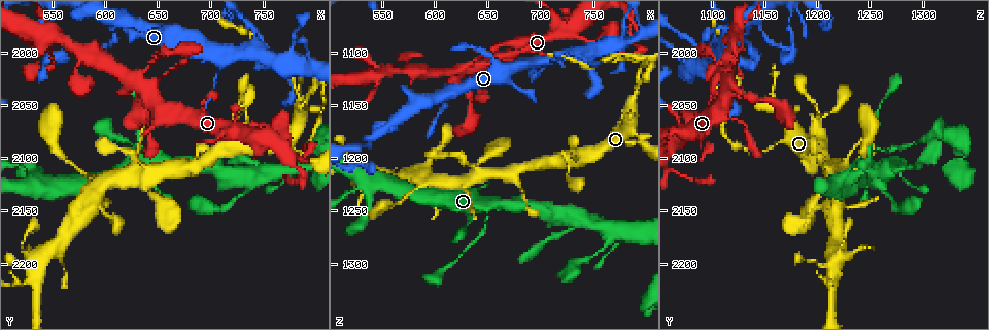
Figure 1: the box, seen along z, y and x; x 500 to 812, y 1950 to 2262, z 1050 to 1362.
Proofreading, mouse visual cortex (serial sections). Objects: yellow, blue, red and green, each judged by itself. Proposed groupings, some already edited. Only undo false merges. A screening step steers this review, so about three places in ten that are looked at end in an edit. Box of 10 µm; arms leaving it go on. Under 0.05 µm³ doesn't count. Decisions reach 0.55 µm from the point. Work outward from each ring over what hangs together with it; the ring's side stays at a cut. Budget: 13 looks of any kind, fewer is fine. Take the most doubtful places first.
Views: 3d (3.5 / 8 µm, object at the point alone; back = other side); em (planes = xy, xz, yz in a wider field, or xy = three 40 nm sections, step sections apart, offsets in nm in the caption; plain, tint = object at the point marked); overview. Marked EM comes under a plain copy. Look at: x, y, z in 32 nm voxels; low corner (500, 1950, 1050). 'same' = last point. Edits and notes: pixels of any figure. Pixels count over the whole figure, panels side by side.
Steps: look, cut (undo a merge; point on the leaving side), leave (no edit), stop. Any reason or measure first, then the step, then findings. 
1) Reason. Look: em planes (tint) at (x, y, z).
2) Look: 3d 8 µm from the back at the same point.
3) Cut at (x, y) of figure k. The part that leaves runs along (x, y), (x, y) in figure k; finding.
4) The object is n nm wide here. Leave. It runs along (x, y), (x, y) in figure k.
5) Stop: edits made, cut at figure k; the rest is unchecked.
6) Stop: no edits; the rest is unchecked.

Narrows sharply. Look: 3d 3.5 µm at (648, 2090, 1256).

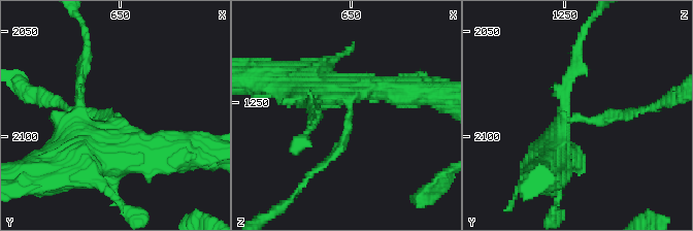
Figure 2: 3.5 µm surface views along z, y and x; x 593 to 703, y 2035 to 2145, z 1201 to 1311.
Look: em planes (tint) at (648, 2091, 1256).

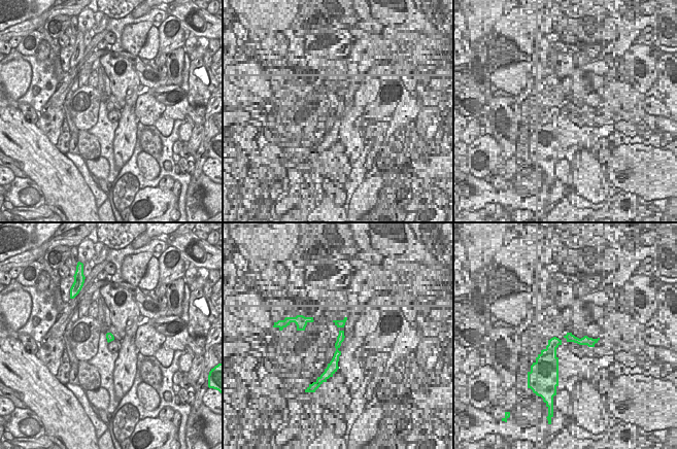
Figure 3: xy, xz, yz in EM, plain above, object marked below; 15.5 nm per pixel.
Cut it another way. Look: em xy step 5 (tint) at the same point.

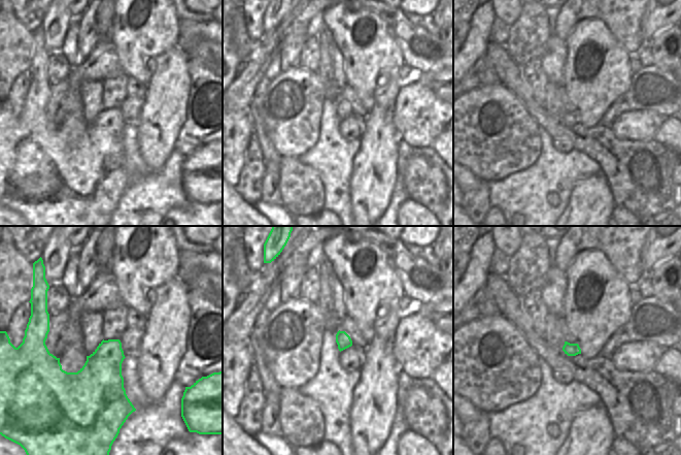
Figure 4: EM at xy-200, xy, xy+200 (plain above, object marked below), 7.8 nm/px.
The object is 120 nm wide here. Leave. It runs along (550, 160), (563, 122), (631, 112) in figure 2; one cell here.

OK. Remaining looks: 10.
Sudden change in width. Look: 3d 3.5 µm at (792, 2040, 1130).

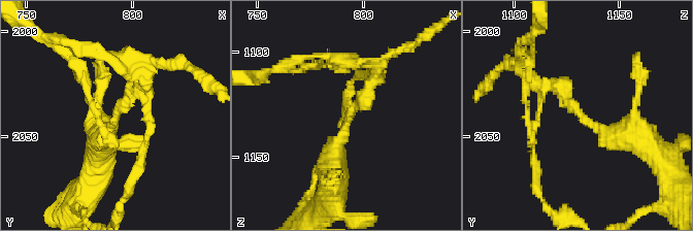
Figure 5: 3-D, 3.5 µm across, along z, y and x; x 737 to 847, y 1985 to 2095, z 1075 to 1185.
The arms are 200, 400 nm wide. Cut at (565, 84) of figure 5. The part that leaves runs along (581, 113), (523, 66) in figure 5; two cells meet here.

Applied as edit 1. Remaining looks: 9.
See it whole again. Look: overview.

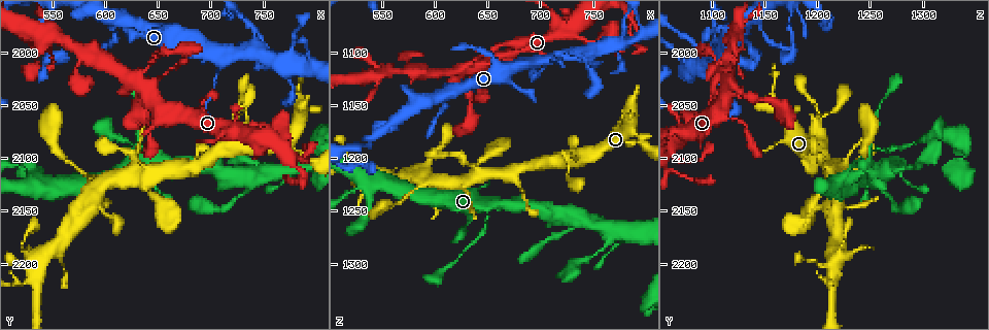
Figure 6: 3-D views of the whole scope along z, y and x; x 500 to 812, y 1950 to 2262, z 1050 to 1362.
Thin neck. Look: 3d 3.5 µm at (642, 2038, 1112).

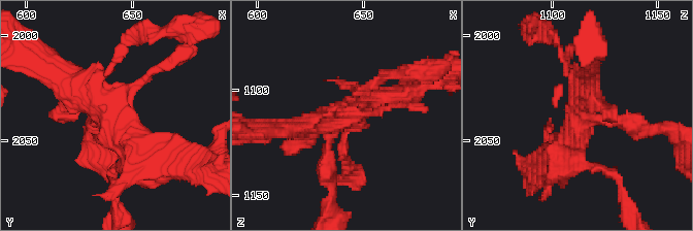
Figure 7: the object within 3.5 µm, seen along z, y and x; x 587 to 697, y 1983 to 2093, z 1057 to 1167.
Leave. It runs along (156, 156), (136, 150), (58, 70) in figure 7; all the same cell.

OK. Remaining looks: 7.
Three arms meet. Look: 3d 8 µm at (544, 1986, 1120).

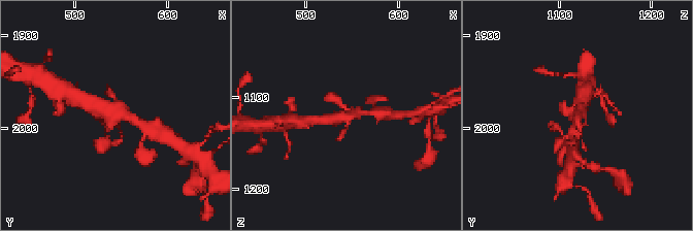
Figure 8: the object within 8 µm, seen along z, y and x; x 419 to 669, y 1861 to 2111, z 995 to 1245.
Look: 3d 3.5 µm at the same point.

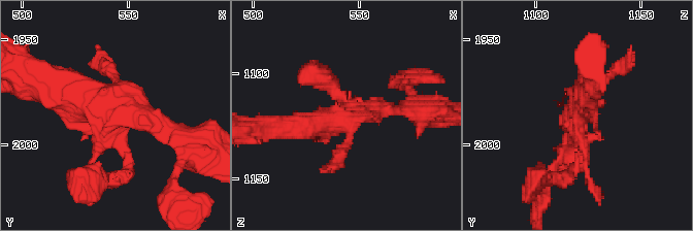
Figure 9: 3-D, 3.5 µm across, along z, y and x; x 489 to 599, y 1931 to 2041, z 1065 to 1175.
Leave. It runs along (175, 135), (62, 81) in figure 9; all the same cell.

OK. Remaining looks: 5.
Abrupt turn. Look: 3d 3.5 µm at (536, 2124, 1218).

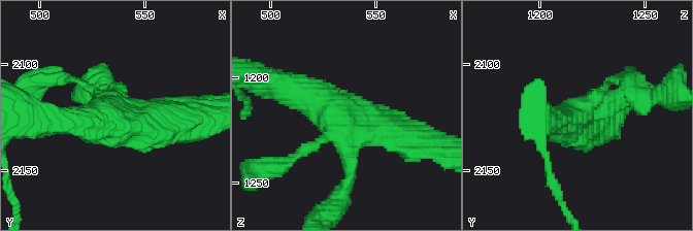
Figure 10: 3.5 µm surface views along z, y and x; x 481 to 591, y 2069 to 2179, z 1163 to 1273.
4 arms meet here; the arms are 150, 250, 500, 500 nm wide; need the tissue. Look: em xy step 1 (tint) at (538, 2124, 1219).

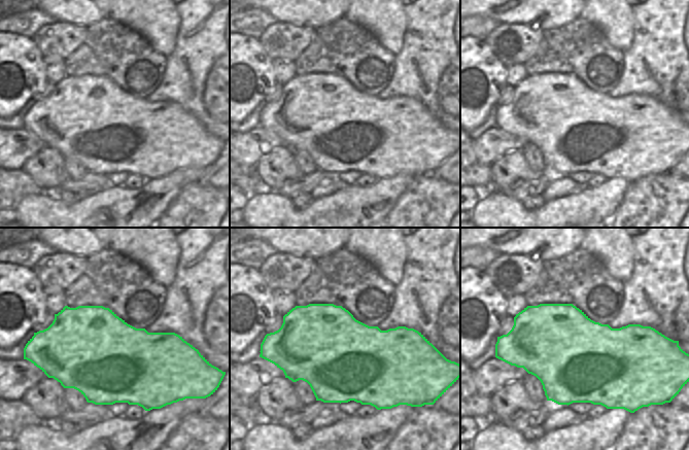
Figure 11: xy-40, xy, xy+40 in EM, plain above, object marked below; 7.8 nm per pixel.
Leave. It runs along (410, 141), (351, 118), (348, 176) in figure 10; continuous, no second cell.

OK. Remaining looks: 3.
Stop: edits made, cut at figure 5; the rest is unchecked.

